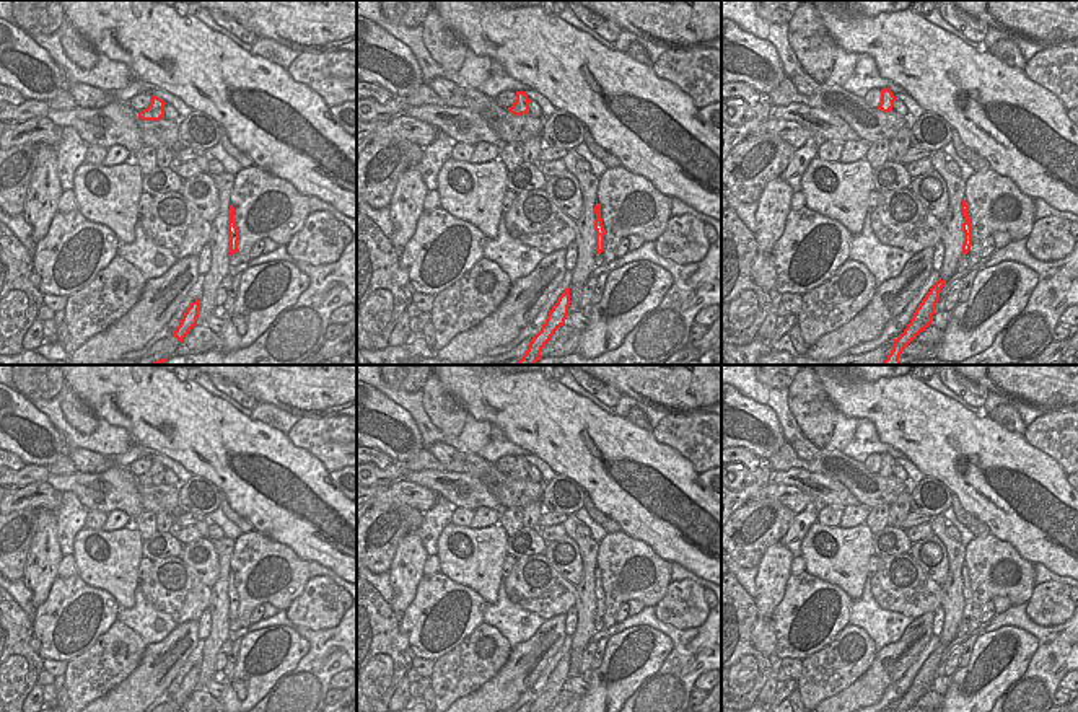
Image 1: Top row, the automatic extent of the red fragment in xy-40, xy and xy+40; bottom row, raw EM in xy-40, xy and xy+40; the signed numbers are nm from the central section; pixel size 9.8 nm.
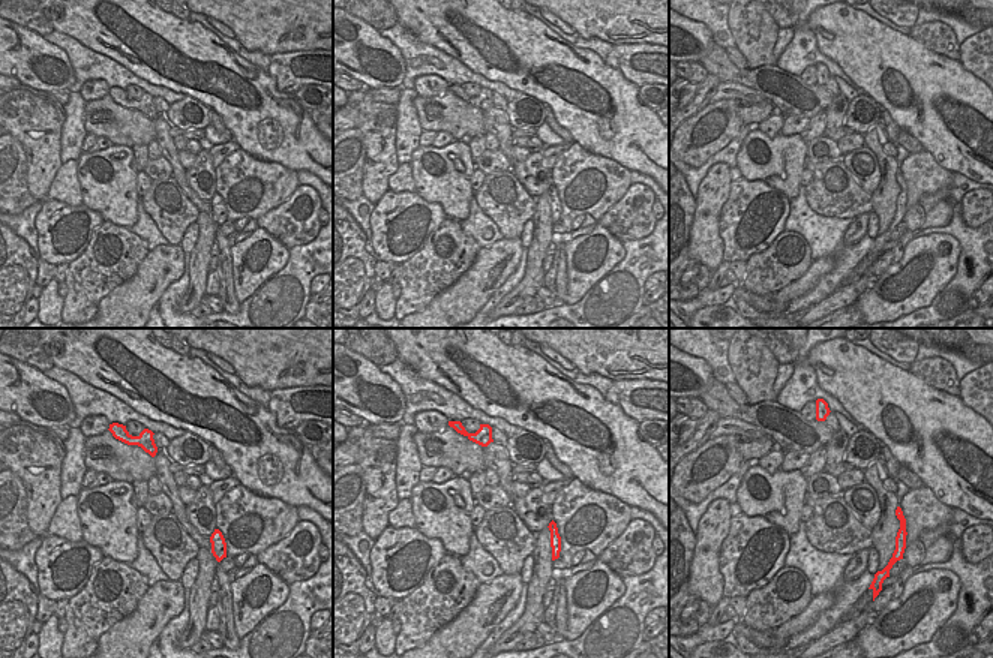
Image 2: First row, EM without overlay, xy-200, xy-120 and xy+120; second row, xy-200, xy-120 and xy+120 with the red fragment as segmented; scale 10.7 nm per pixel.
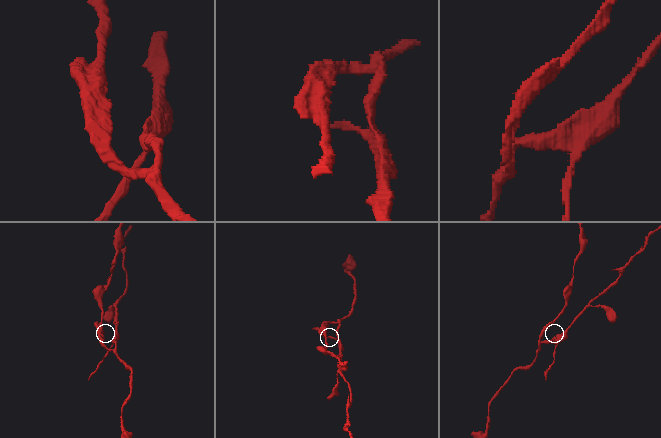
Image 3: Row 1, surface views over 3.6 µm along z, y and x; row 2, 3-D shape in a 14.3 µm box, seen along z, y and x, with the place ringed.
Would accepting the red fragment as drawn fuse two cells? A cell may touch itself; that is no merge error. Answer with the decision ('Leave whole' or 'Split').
Leave whole

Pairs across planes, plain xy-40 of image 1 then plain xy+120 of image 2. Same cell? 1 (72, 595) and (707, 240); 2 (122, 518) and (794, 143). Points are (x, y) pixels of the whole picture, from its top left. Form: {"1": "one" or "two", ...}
{"1": "two", "2": "two"}

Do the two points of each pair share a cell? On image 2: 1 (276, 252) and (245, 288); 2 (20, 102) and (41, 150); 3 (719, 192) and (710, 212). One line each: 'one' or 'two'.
1: one
2: one
3: one

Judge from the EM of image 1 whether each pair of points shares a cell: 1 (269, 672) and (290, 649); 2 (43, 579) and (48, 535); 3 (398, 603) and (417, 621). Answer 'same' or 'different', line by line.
1: same
2: same
3: different

